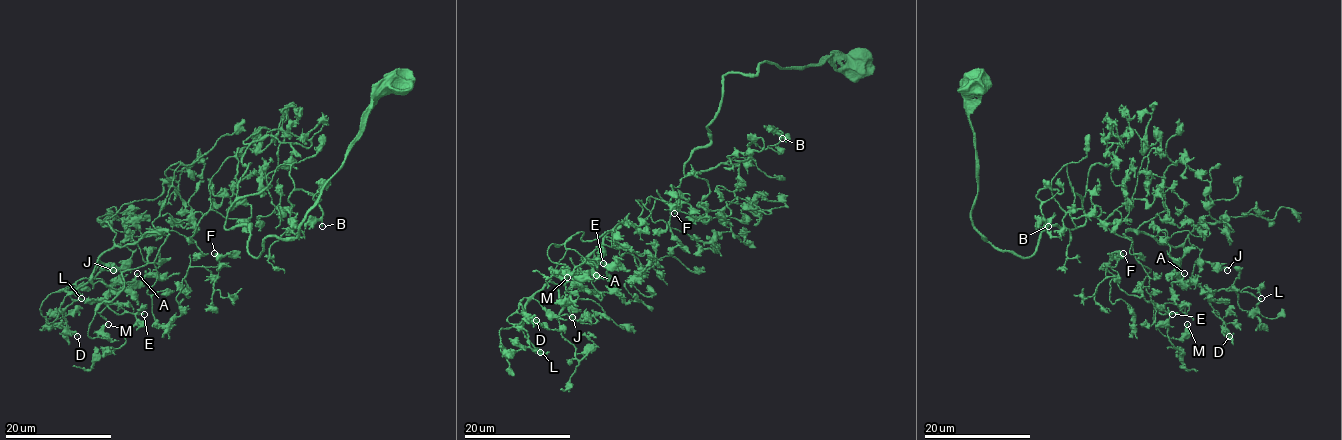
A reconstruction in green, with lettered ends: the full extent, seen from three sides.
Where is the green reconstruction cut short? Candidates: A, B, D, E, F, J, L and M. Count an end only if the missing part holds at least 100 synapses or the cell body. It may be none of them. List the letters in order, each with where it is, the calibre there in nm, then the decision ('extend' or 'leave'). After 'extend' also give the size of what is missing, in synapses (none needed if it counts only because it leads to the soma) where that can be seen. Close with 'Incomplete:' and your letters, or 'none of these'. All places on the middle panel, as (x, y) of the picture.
A: (596, 275) | 190 nm | leave
B: (782, 138) | 190 nm | leave
D: (536, 320) | 180 nm | leave
E: (603, 263) | 140 nm | leave
F: (674, 213) | 170 nm | leave
J: (572, 317) | 200 nm | leave
L: (540, 352) | 120 nm | leave
M: (567, 277) | 130 nm | leave
Incomplete: none of these

